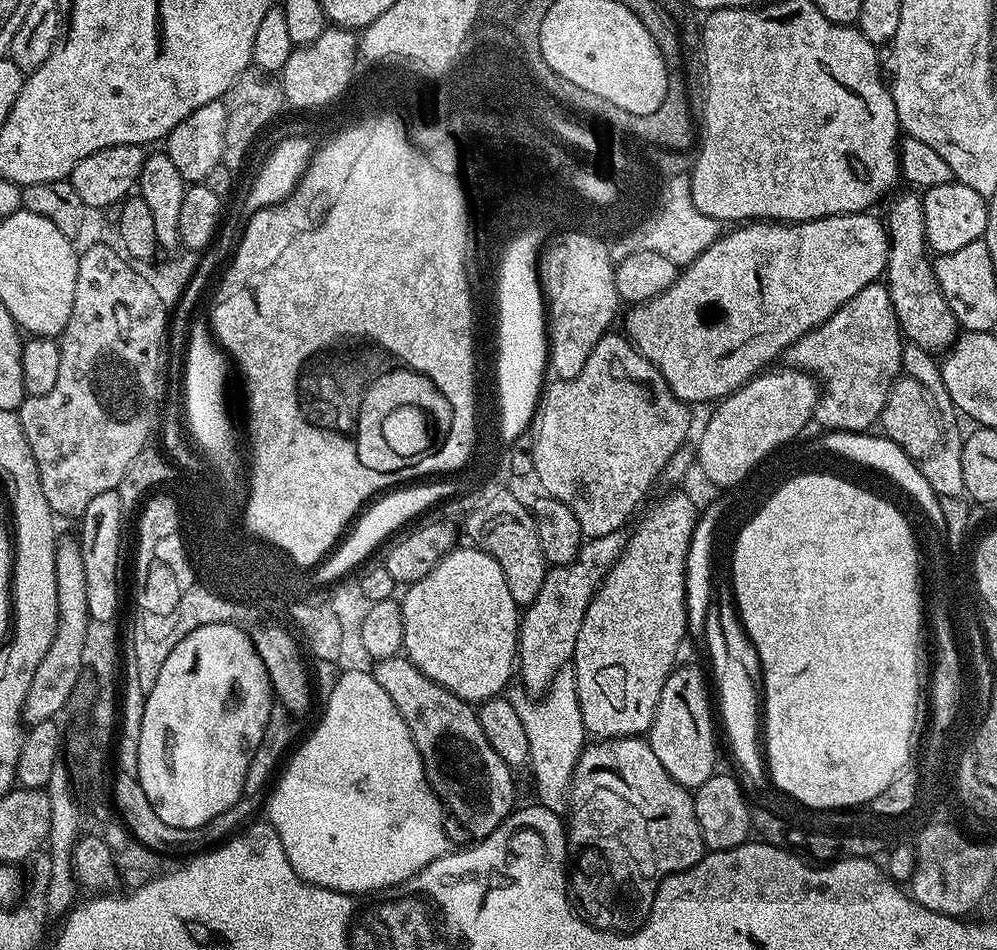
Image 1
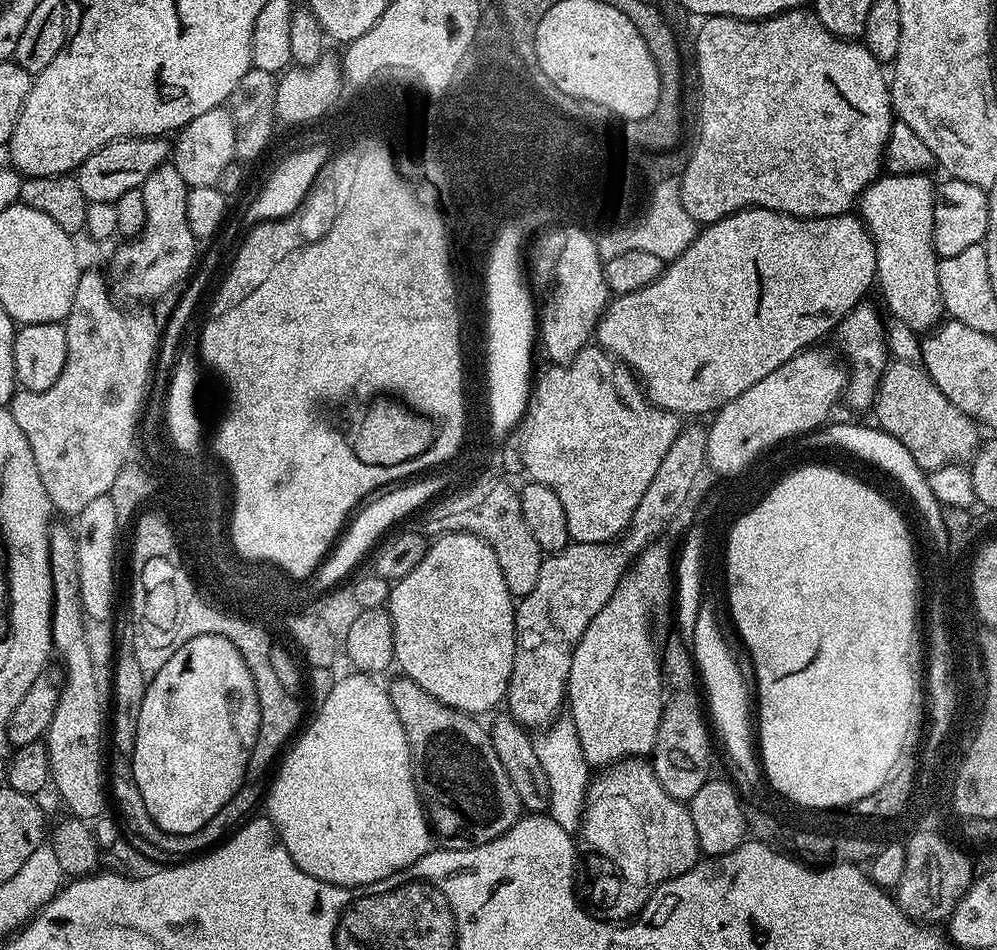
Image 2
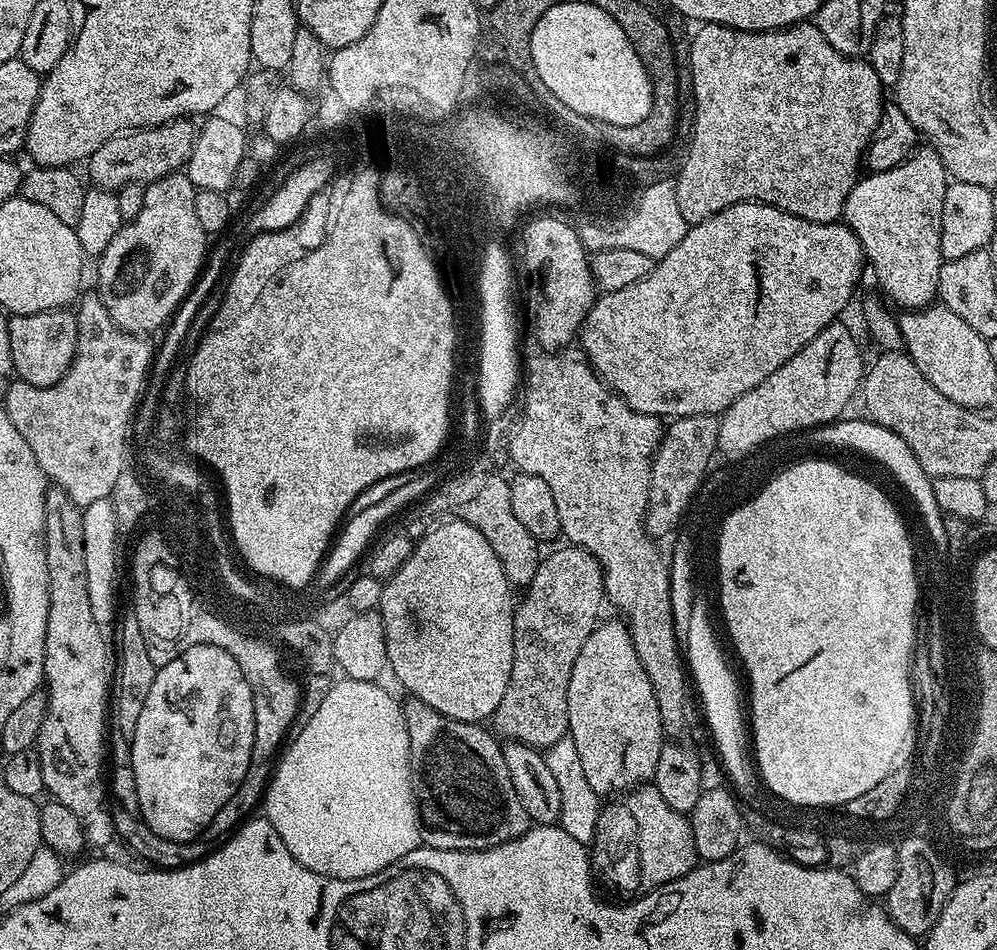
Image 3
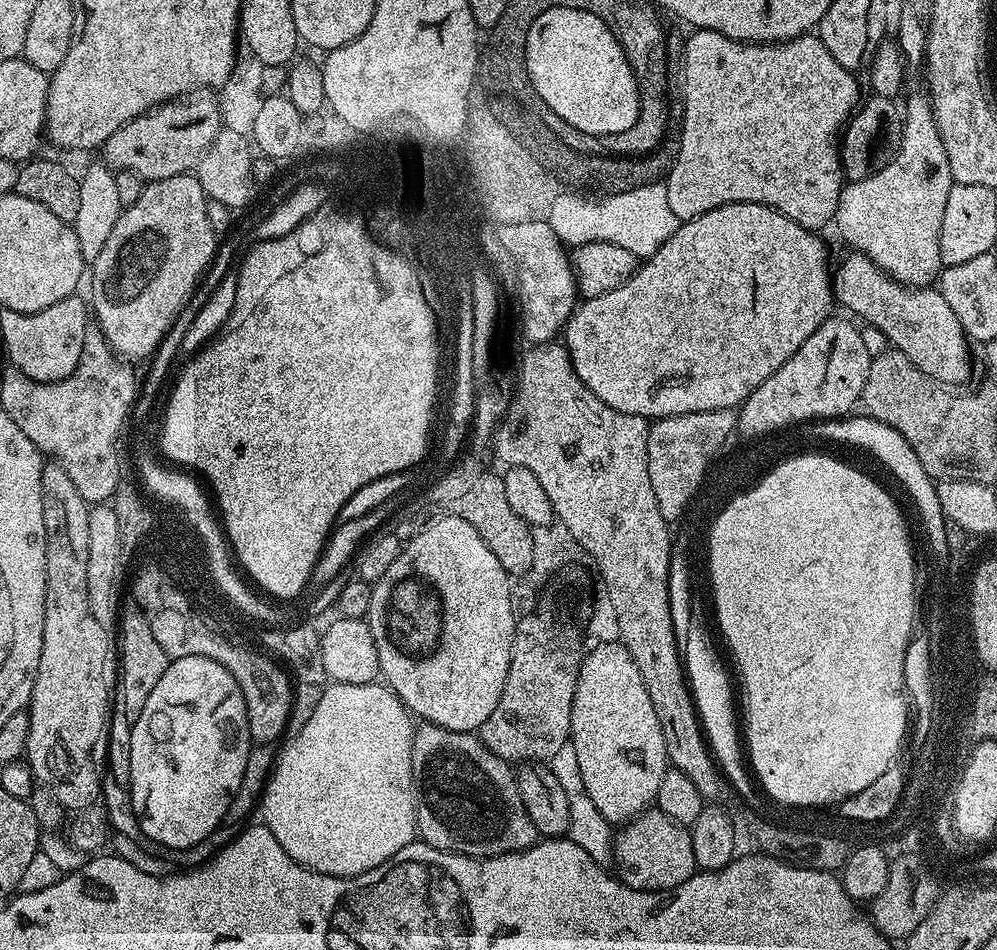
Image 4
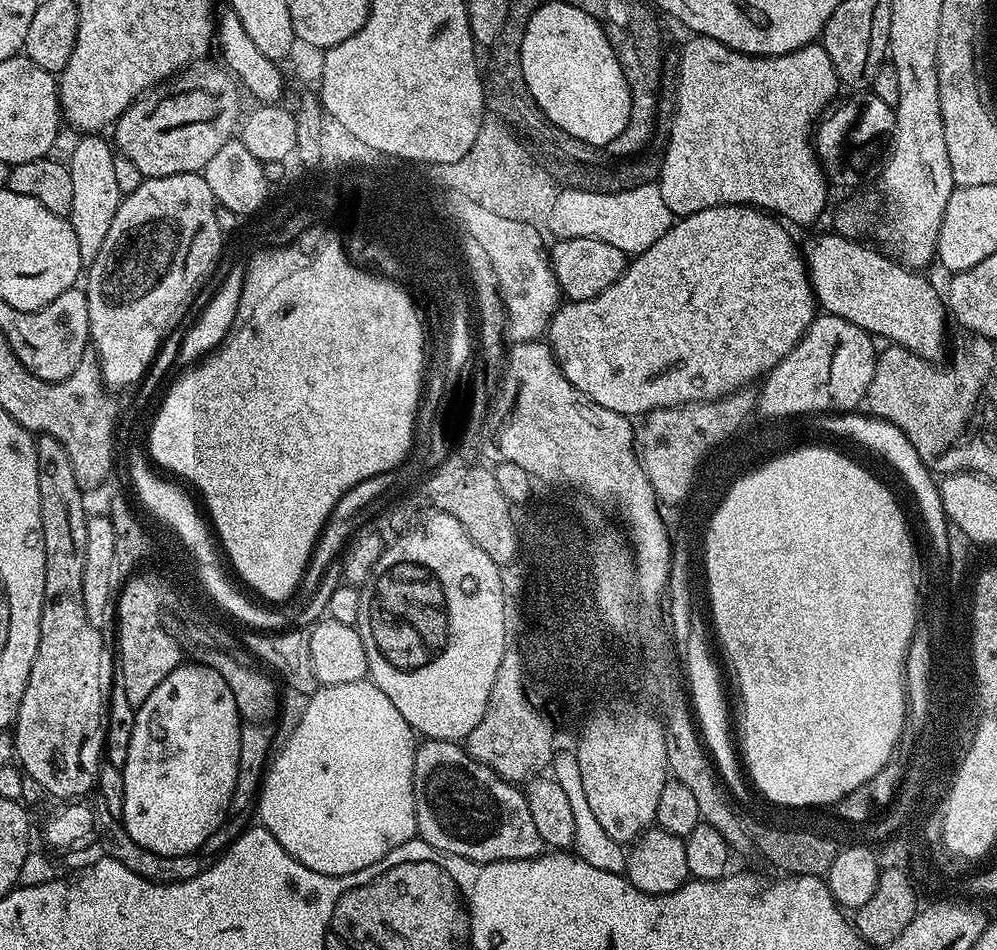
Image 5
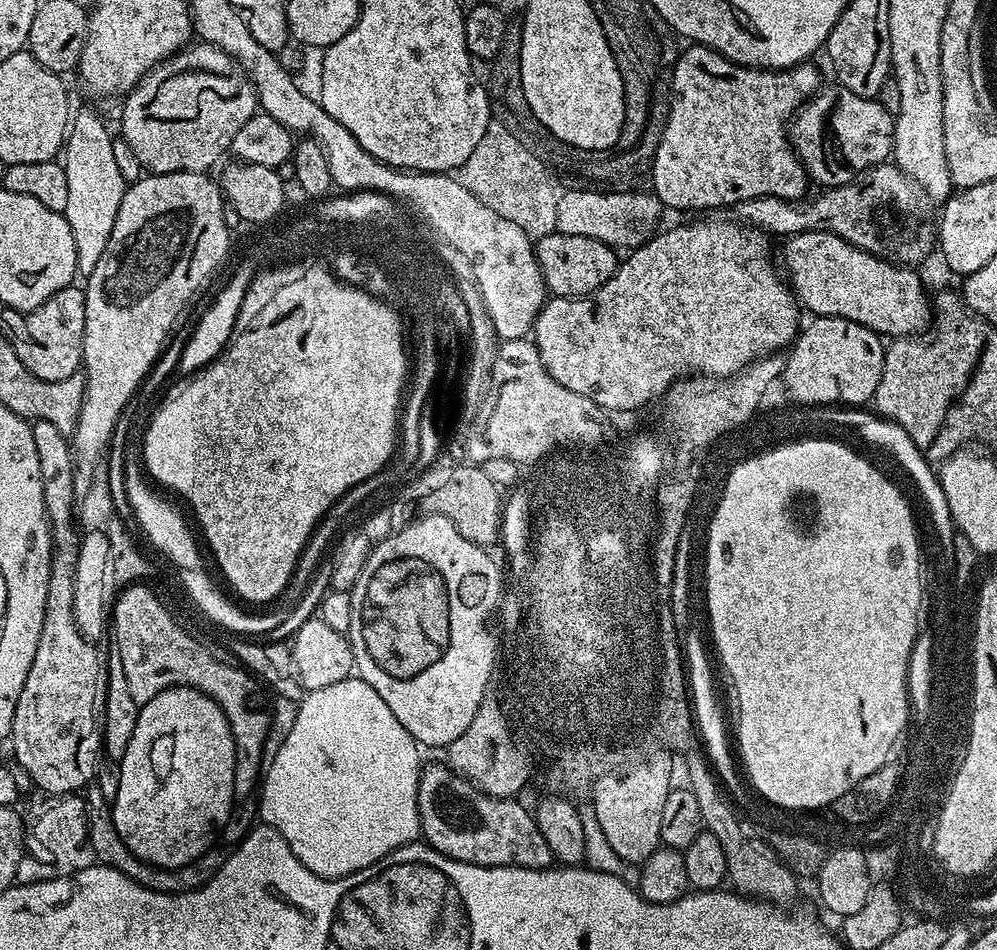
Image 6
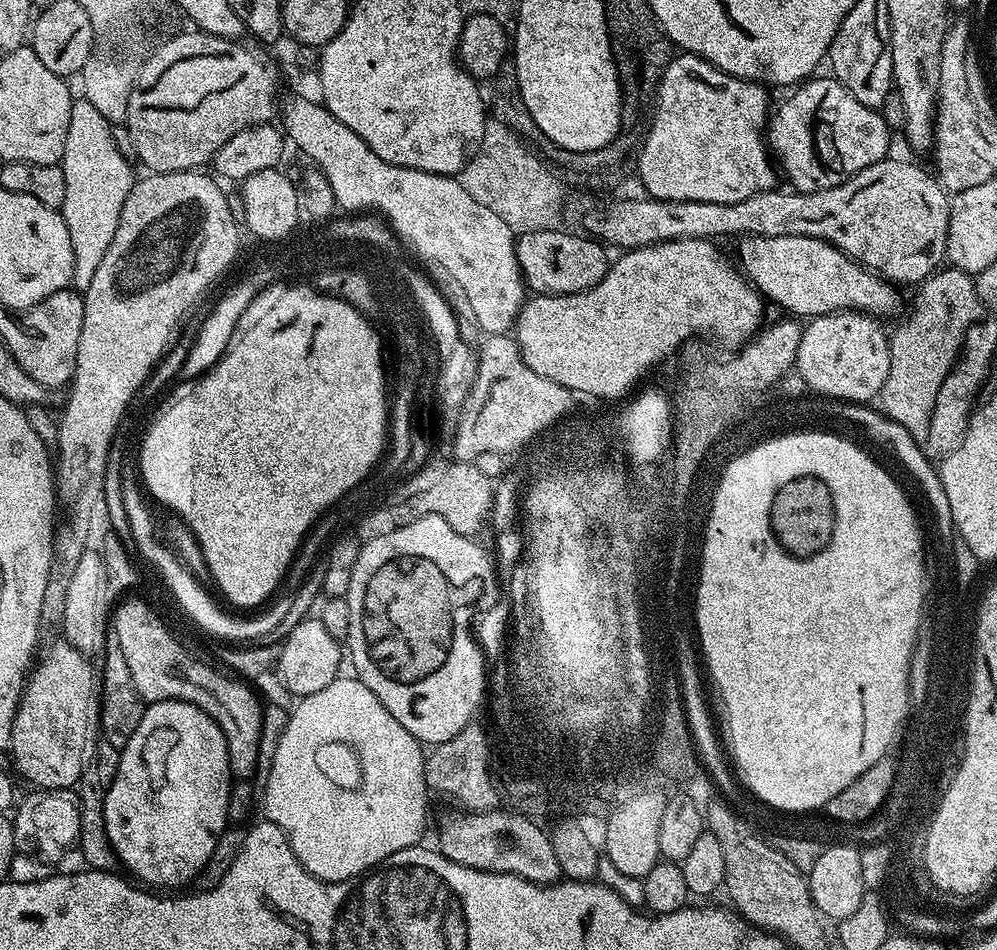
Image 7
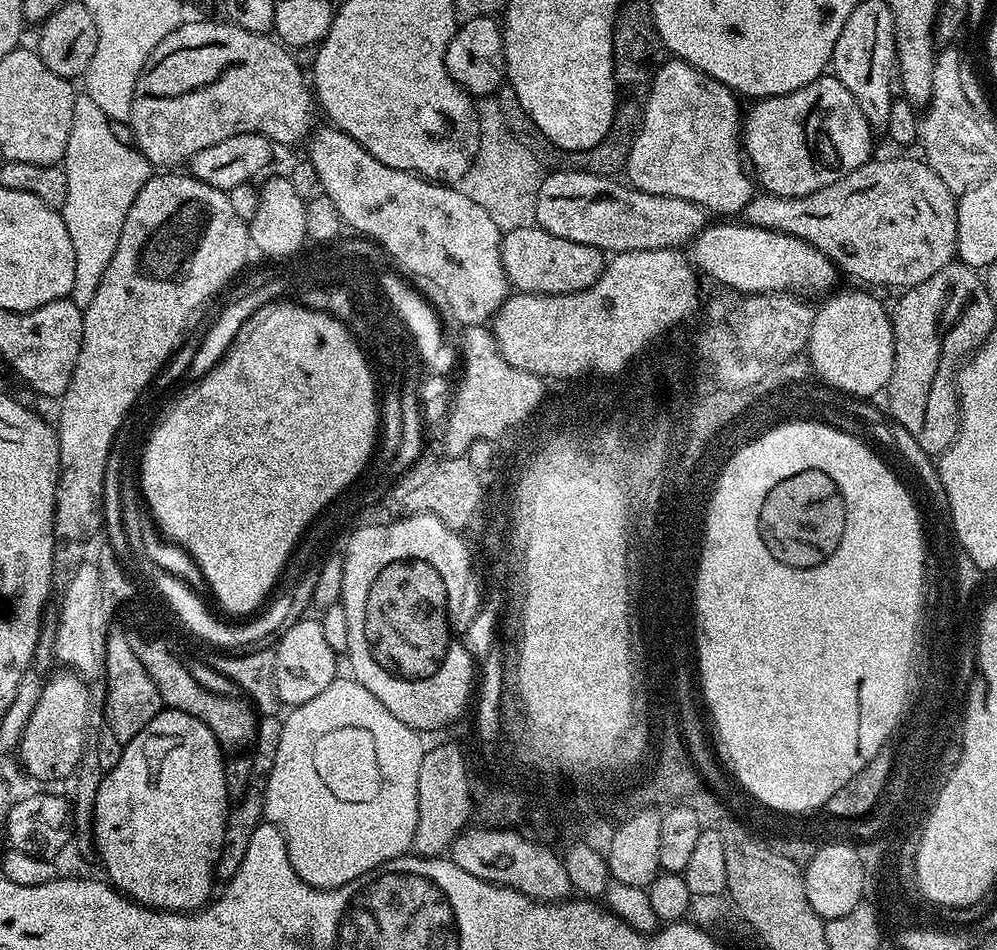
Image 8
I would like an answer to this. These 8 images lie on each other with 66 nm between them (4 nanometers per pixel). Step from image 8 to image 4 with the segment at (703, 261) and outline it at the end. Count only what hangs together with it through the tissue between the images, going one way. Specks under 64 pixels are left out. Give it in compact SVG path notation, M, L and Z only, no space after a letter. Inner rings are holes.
M855 250L849 251L847 253L849 256L845 258L844 261L841 262L840 265L835 265L834 275L832 278L832 295L834 297L835 303L837 305L840 304L844 308L849 308L850 311L853 312L851 315L853 317L861 316L862 319L865 320L868 324L873 324L874 327L877 328L878 331L881 332L882 335L885 336L886 339L889 340L891 347L895 349L895 351L901 352L902 354L906 354L906 358L910 358L910 362L914 362L914 366L918 366L918 370L922 370L922 374L926 374L931 380L937 380L941 386L949 386L948 384L964 384L968 379L972 376L972 356L968 353L968 347L970 347L970 341L965 333L964 327L958 322L958 314L954 314L954 310L948 303L946 303L946 298L942 298L942 294L940 293L939 287L936 286L925 286L922 288L913 288L907 284L899 284L898 281L893 278L893 276L887 276L881 268L876 267L876 264L870 258L866 258L861 254L861 252L857 252Z

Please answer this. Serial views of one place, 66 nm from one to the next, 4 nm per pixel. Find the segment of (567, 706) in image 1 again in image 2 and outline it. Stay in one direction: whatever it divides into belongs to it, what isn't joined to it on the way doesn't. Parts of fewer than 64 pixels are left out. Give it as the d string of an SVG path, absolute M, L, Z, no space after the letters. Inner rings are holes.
M570 718L553 720L547 728L543 729L533 739L532 745L534 746L534 754L538 754L538 766L542 766L542 770L546 773L546 786L548 787L547 815L552 816L554 822L558 822L558 826L562 826L562 830L573 834L579 833L584 824L584 801L588 798L590 766L582 754L582 742L578 742L578 734L576 733L574 722Z

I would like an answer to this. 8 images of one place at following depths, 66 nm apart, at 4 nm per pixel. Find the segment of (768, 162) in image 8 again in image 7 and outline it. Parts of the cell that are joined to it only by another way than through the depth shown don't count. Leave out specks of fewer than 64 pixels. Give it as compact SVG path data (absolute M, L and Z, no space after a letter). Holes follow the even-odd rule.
M812 78L801 83L795 89L793 96L788 96L784 104L775 105L774 111L769 115L766 139L775 163L788 175L788 180L797 192L816 192L819 188L828 188L828 182L836 178L824 178L816 156L812 152L812 138L810 138L810 120L816 108L816 98L820 96L820 88L826 86L826 78Z

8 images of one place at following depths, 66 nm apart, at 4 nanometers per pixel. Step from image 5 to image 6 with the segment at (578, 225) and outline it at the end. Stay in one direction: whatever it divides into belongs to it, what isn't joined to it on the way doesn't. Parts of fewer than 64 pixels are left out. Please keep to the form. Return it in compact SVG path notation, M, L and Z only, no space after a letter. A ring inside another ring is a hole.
M654 194L651 197L570 195L560 201L560 232L601 240L614 249L631 250L652 239L660 212L662 205Z

